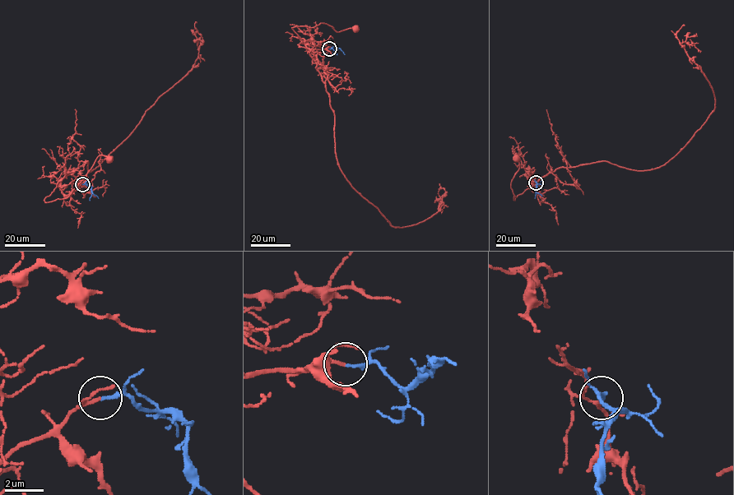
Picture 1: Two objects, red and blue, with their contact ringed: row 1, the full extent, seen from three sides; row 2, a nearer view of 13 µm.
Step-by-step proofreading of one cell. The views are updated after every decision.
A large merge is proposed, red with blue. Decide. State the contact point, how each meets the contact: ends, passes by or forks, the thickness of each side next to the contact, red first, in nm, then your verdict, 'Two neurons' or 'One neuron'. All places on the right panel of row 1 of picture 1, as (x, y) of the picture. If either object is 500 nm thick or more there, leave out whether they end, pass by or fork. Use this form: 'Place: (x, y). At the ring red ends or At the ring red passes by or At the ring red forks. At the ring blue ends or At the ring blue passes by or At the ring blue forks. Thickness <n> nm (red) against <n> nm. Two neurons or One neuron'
Place: (536, 182). At the ring red passes by. At the ring blue ends. Thickness 130 nm (red) against 170 nm. One neuron

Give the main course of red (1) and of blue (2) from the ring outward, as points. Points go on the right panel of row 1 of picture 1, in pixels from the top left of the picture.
1: (536, 182), (536, 193), (535, 186), (531, 184), (513, 199), (510, 182), (519, 167), (517, 154), (516, 159)
2: (536, 182), (536, 191), (541, 196)

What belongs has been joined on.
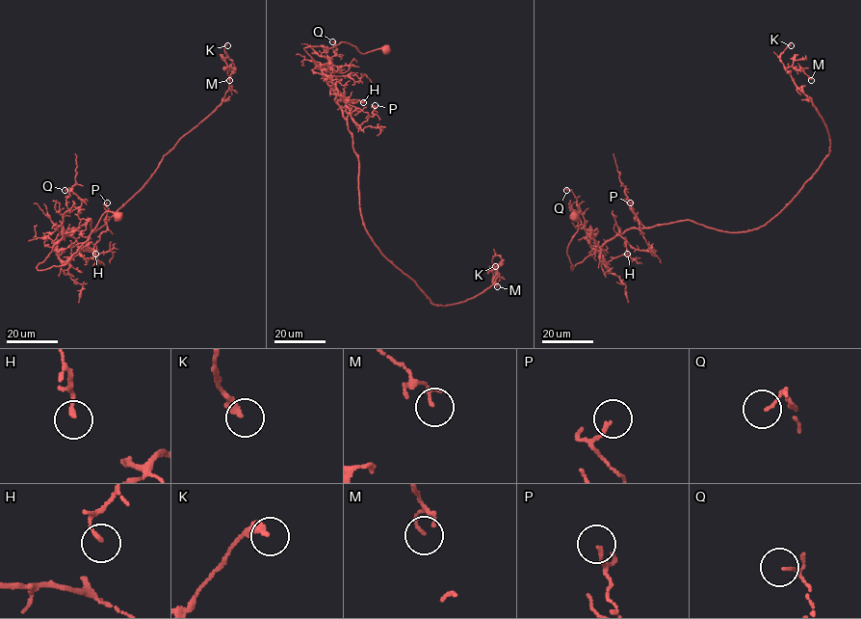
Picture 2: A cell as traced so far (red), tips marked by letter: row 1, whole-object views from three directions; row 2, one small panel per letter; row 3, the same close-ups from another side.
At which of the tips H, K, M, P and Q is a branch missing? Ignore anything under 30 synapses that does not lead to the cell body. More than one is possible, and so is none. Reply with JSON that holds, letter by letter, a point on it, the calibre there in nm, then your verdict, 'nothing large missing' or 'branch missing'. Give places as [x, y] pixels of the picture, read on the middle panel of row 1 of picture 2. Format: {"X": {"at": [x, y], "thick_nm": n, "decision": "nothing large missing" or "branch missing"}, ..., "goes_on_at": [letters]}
{"H": {"at": [363, 102], "thick_nm": 130, "decision": "nothing large missing"}, "K": {"at": [495, 266], "thick_nm": 300, "decision": "nothing large missing"}, "M": {"at": [497, 286], "thick_nm": 110, "decision": "nothing large missing"}, "P": {"at": [375, 105], "thick_nm": 120, "decision": "nothing large missing"}, "Q": {"at": [332, 41], "thick_nm": 60, "decision": "nothing large missing"}, "goes_on_at": []}

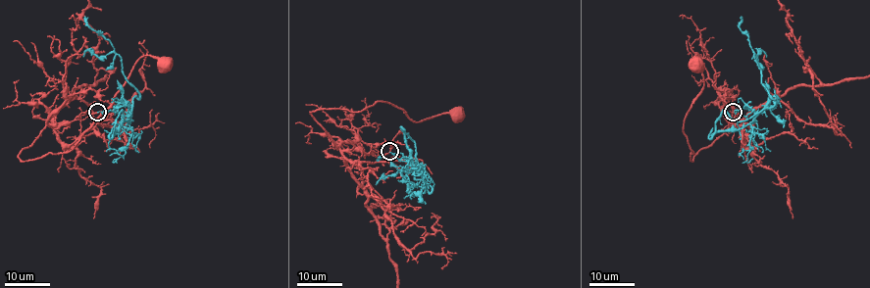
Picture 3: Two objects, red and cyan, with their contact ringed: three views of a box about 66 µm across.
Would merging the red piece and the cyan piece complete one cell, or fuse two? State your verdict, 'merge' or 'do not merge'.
do not merge

